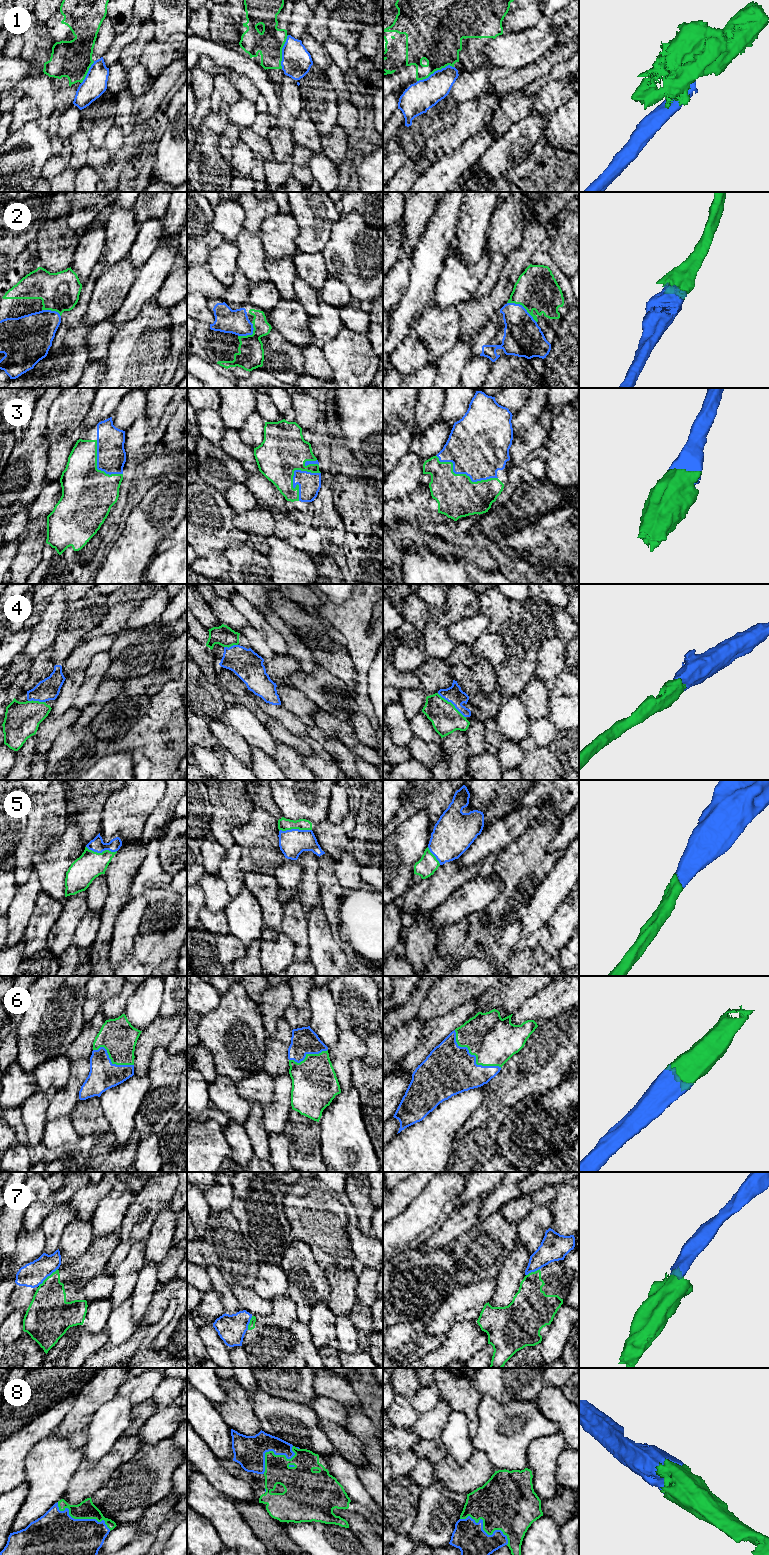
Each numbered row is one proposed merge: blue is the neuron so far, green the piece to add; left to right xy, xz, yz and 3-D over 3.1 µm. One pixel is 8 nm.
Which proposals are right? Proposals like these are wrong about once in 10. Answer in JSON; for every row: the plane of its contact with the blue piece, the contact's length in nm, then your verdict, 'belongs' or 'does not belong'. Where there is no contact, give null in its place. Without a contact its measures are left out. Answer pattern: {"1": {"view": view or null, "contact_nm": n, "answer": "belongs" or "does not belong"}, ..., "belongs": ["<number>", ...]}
{"1": {"view": "yz", "contact_nm": 320, "answer": "belongs"}, "2": {"view": "yz", "contact_nm": 280, "answer": "belongs"}, "3": {"view": "yz", "contact_nm": 550, "answer": "belongs"}, "4": {"view": "yz", "contact_nm": 300, "answer": "belongs"}, "5": {"view": "xz", "contact_nm": 260, "answer": "belongs"}, "6": {"view": "yz", "contact_nm": 480, "answer": "belongs"}, "7": {"view": "xy", "contact_nm": 220, "answer": "does not belong"}, "8": {"view": "xy", "contact_nm": 480, "answer": "belongs"}, "belongs": ["1", "2", "3", "4", "5", "6", "8"]}

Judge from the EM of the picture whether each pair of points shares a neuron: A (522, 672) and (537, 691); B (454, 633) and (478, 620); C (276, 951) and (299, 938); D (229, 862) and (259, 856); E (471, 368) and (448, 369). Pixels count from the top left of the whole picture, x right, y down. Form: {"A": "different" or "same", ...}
{"A": "different", "B": "same", "C": "different", "D": "different", "E": "different"}

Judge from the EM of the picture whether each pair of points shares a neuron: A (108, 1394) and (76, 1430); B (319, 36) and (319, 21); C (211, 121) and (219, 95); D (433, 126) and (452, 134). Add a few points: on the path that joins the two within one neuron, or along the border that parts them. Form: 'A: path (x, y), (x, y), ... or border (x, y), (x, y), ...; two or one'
A: path (98, 1399), (83, 1414), (81, 1420); one
B: path (319, 32), (319, 25); one
C: border (229, 105), (223, 104), (217, 112), (211, 110); two
D: border (457, 111), (455, 120), (446, 129), (438, 133); two

